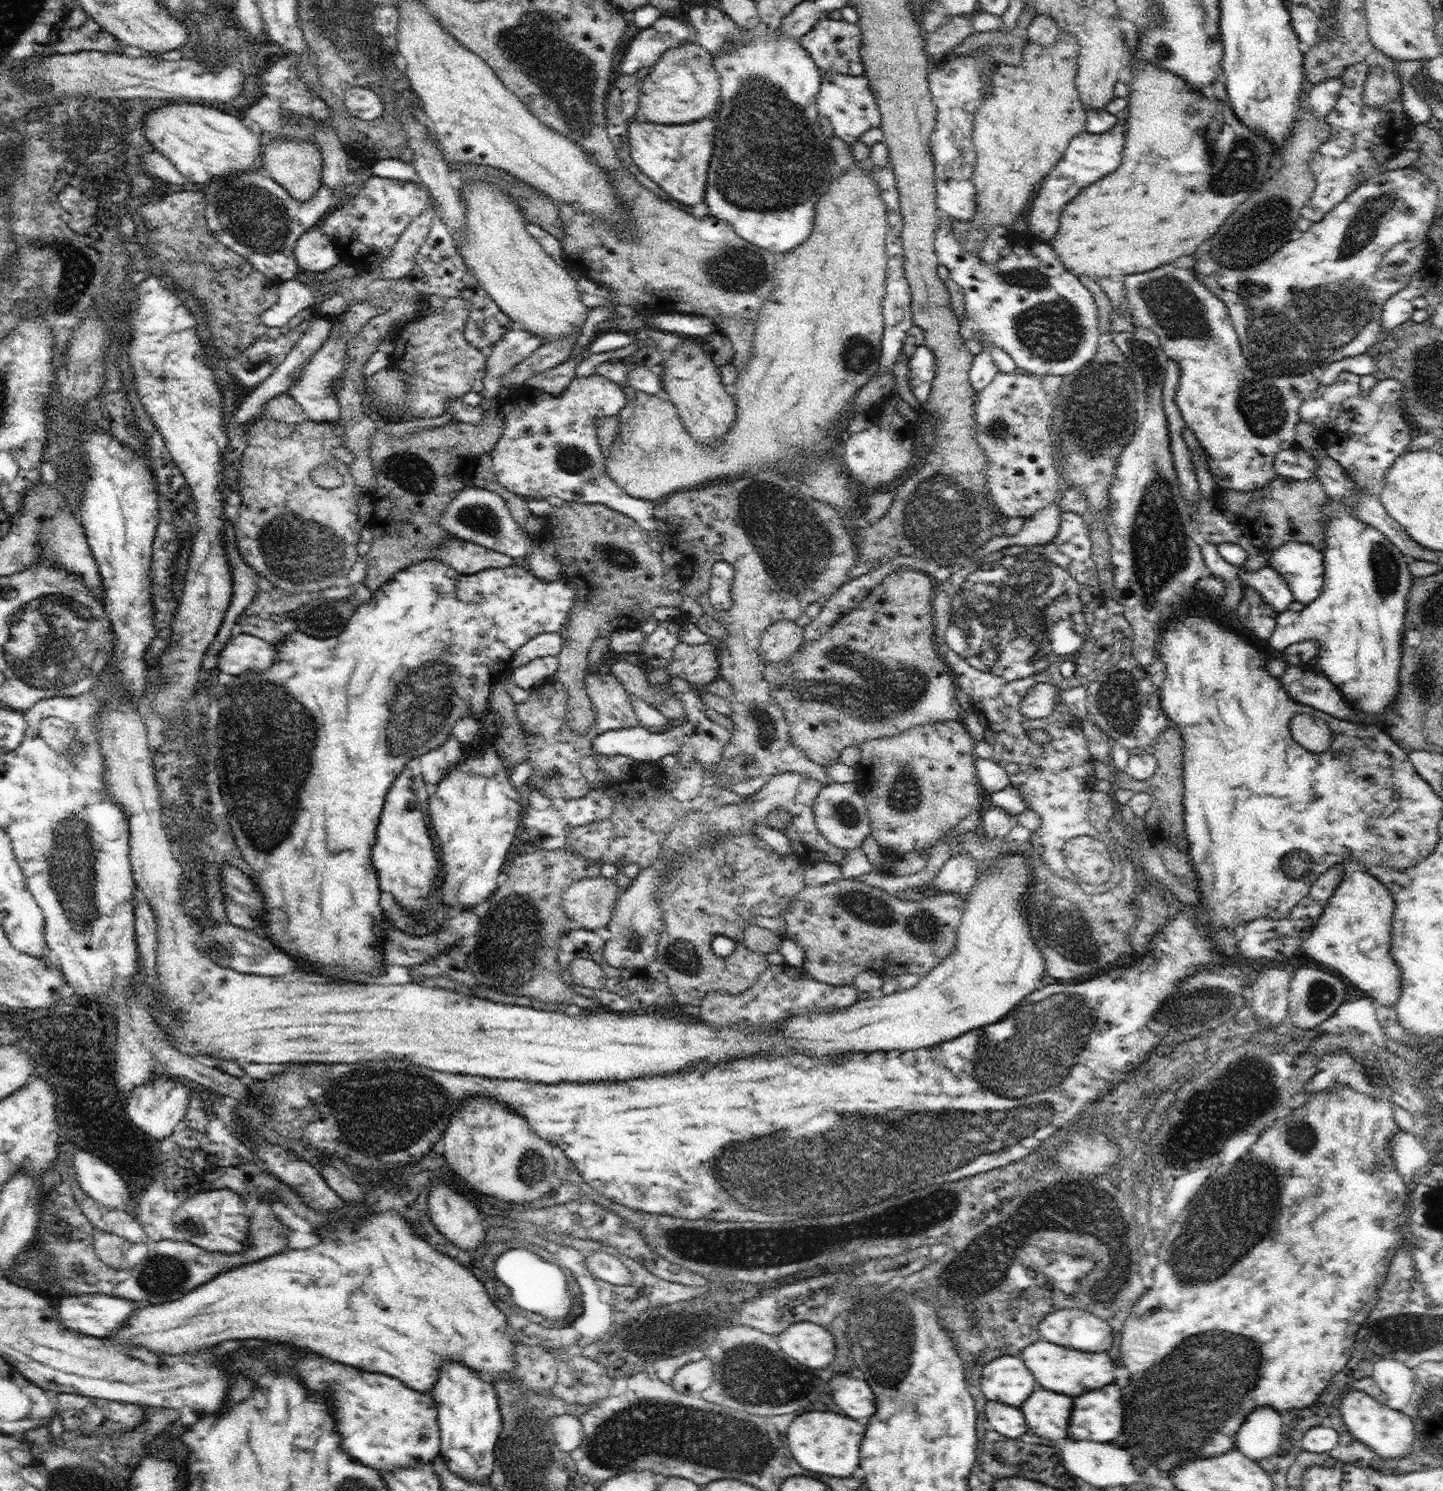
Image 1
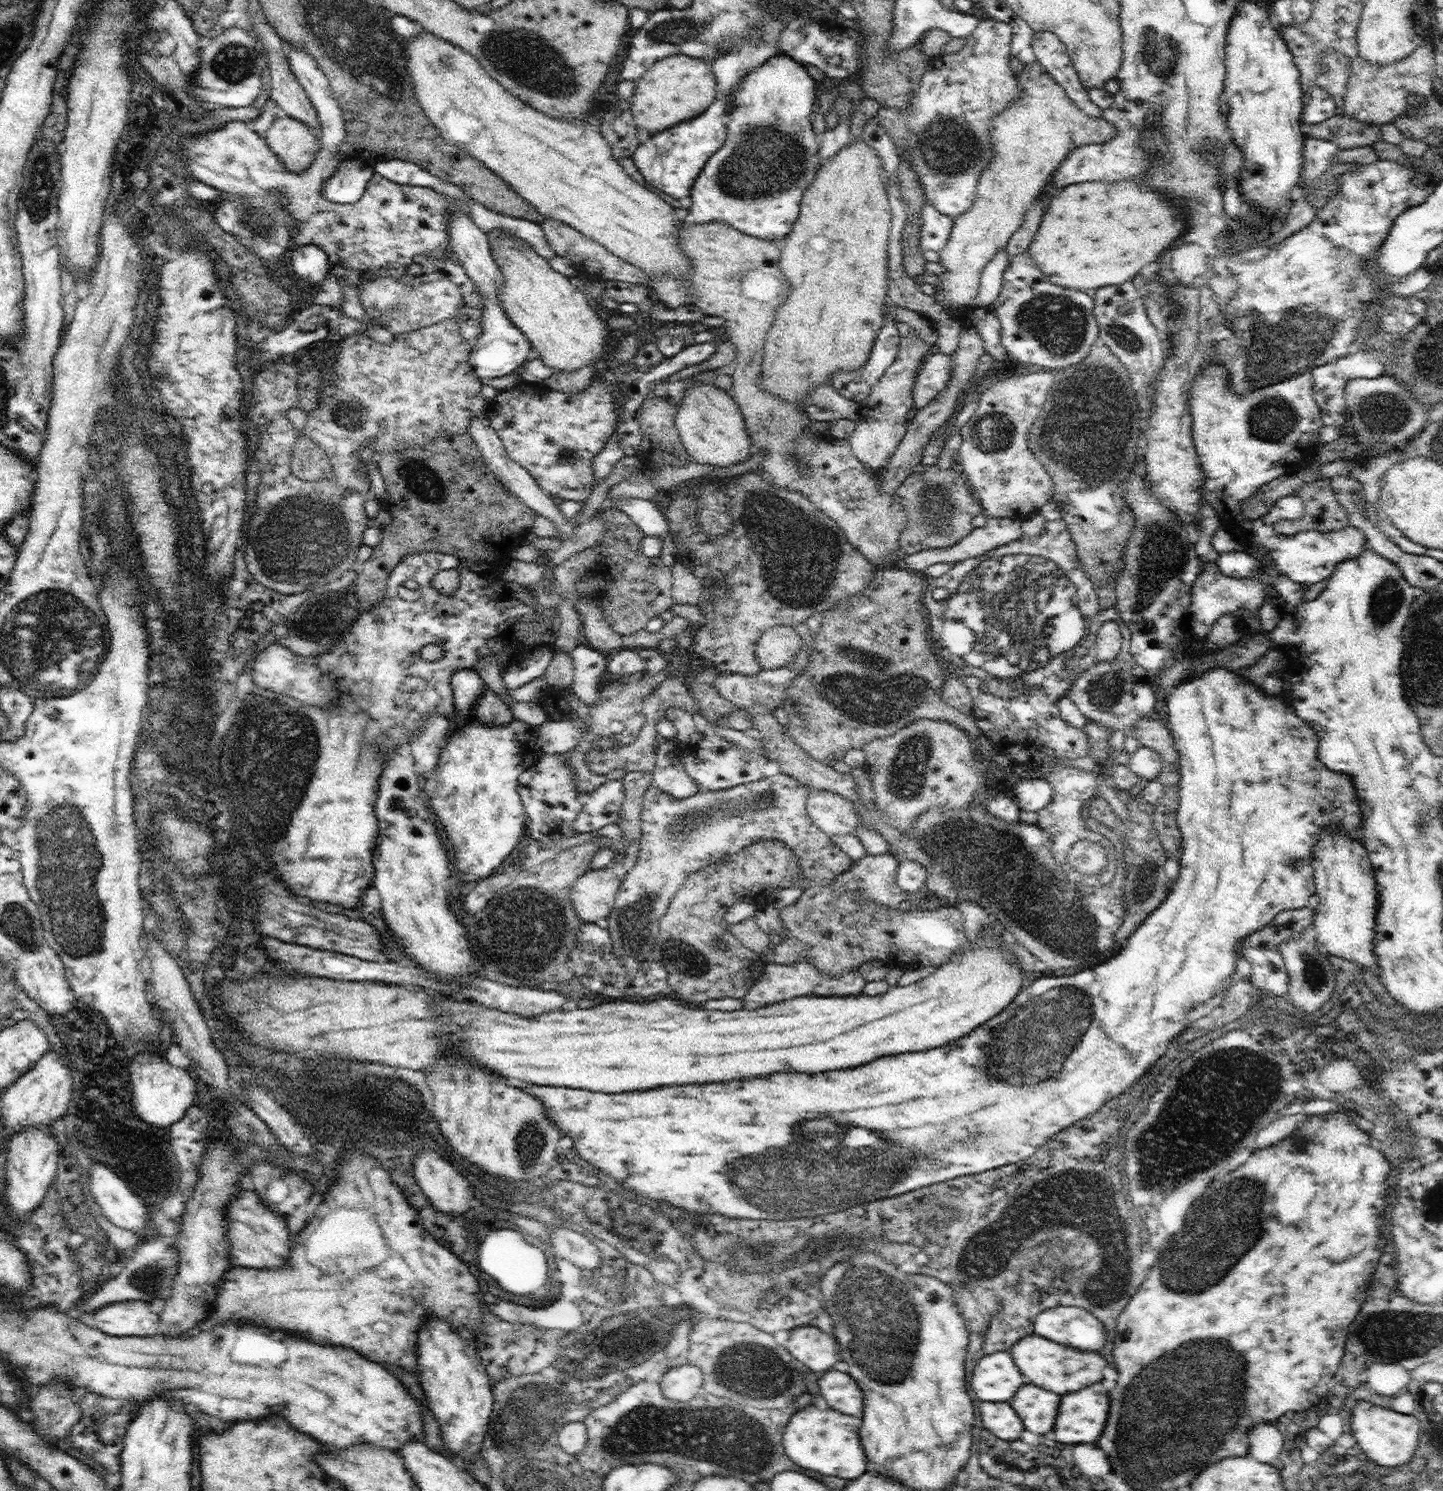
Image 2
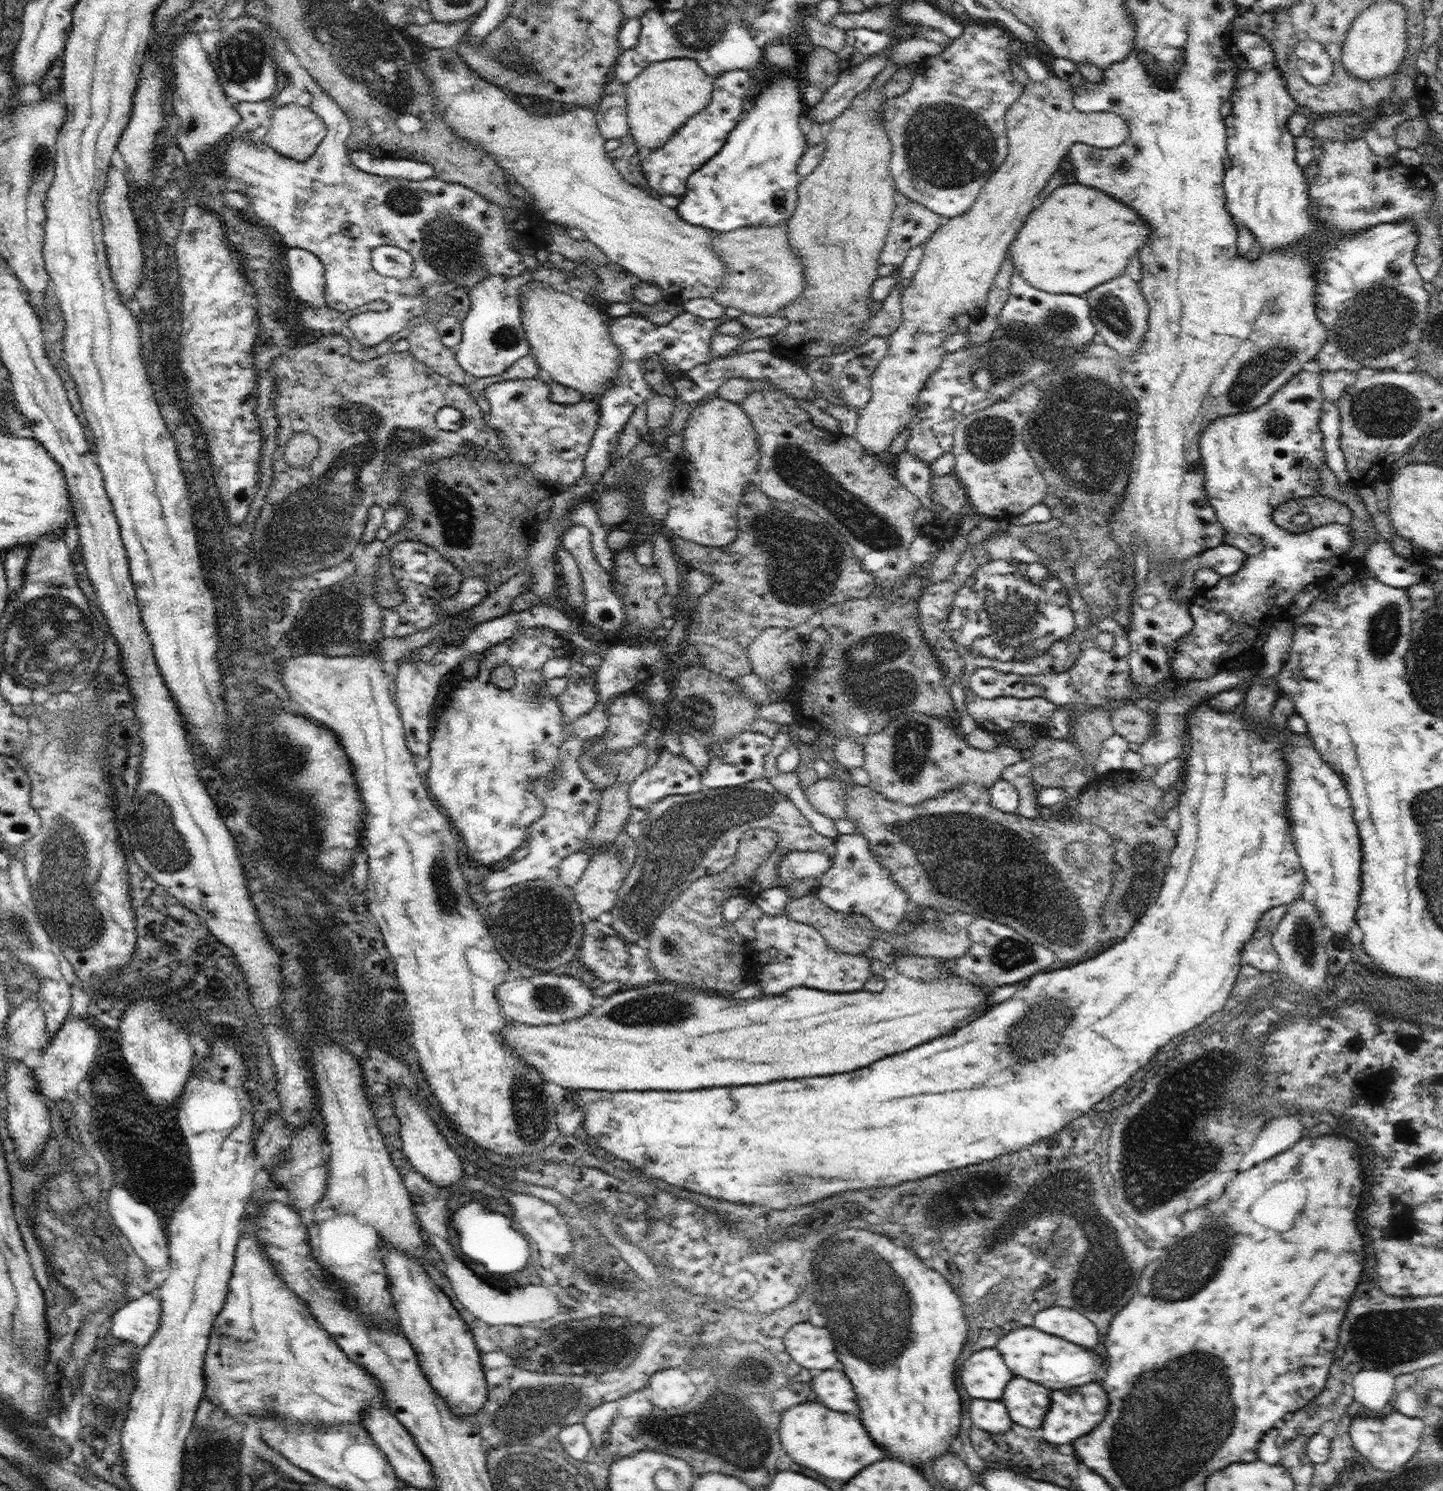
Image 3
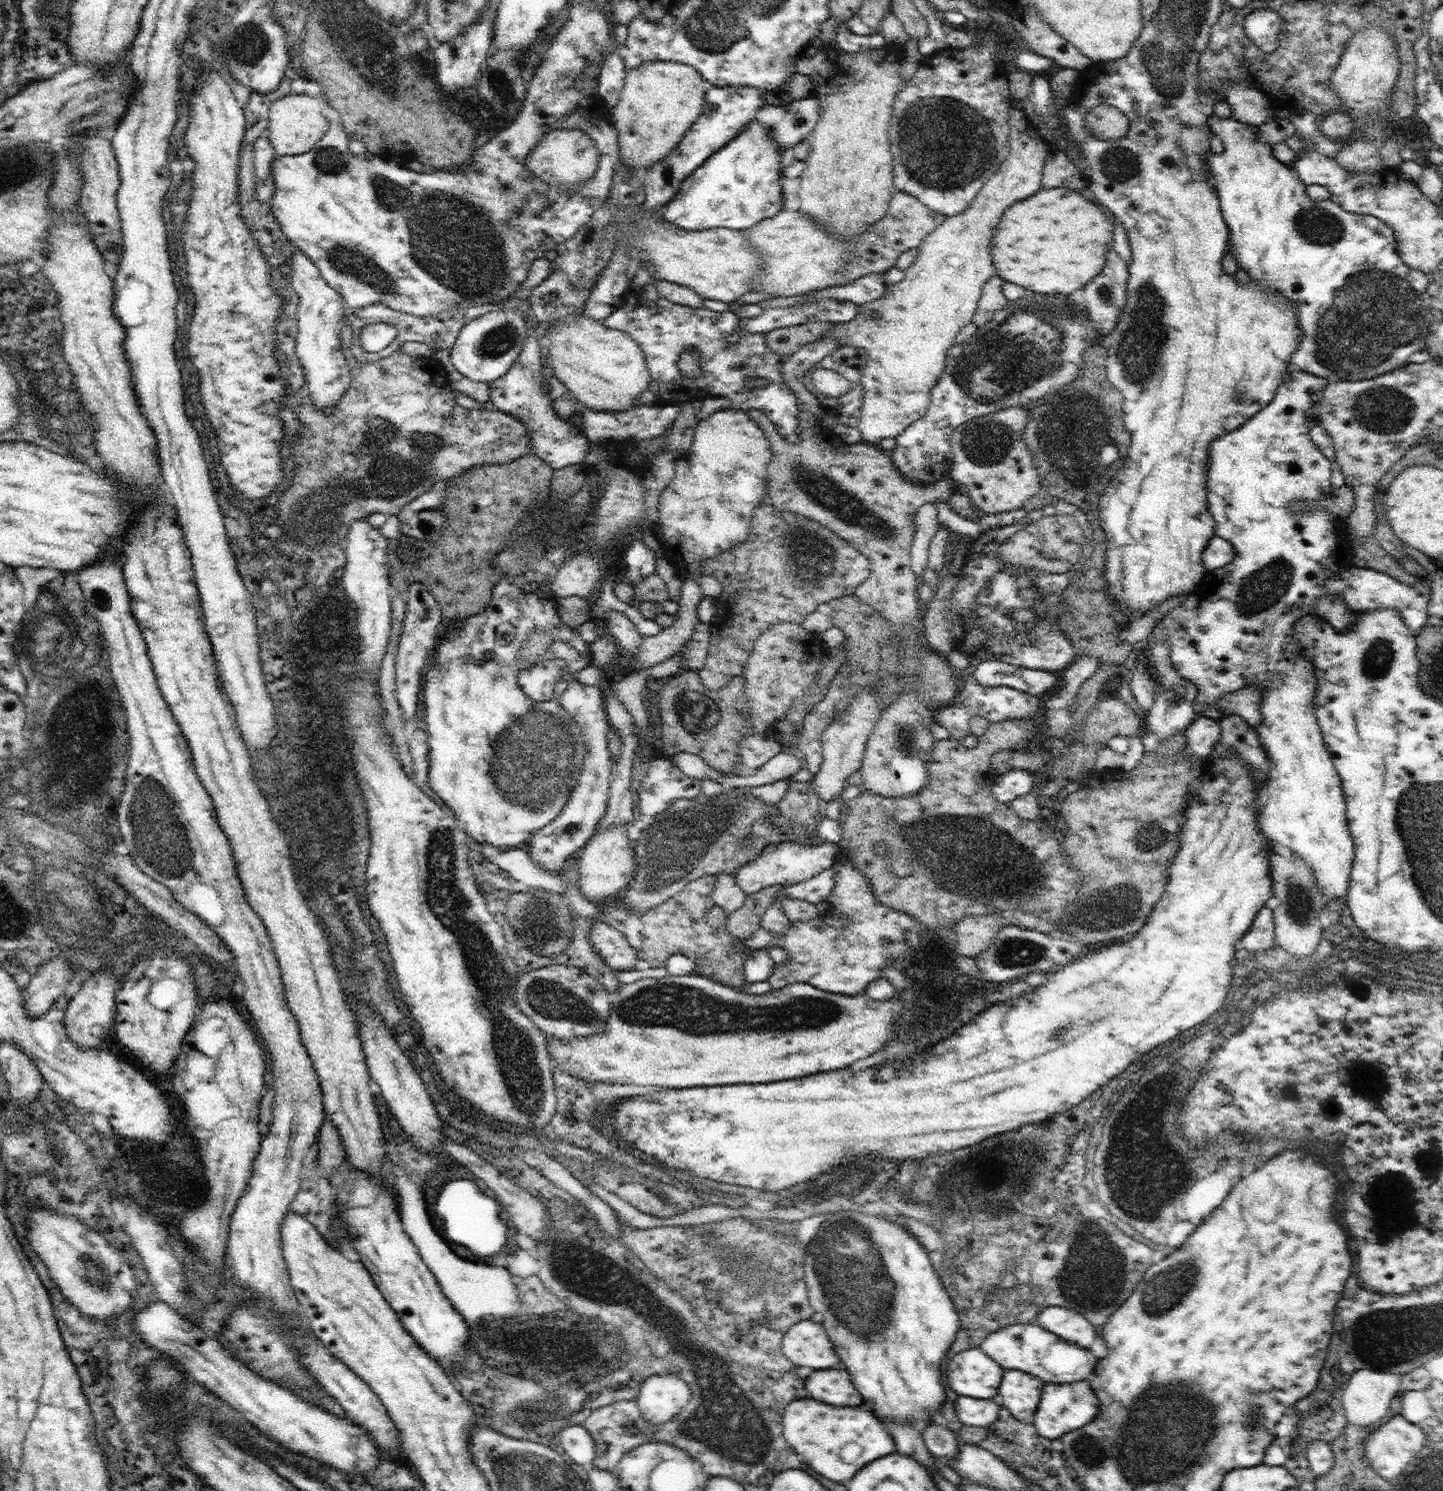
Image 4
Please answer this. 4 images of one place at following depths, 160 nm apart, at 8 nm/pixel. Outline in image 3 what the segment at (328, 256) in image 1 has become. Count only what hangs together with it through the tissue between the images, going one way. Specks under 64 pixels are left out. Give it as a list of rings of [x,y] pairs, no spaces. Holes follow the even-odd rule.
[[[289,248],[289,284],[295,295],[308,307],[326,307],[325,268],[323,262],[309,250]]]

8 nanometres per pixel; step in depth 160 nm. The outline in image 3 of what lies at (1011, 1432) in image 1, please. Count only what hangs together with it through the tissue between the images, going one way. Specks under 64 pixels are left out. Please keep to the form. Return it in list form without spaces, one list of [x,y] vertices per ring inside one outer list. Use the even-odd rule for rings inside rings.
[[[973,1398],[969,1409],[971,1421],[979,1428],[998,1434],[1011,1430],[1013,1422],[1002,1400],[987,1401]]]

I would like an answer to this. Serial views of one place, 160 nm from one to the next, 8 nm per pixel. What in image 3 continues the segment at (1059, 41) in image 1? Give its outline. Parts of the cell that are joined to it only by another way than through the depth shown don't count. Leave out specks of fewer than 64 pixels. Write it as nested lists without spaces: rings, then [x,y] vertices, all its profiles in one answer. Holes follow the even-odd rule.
[[[1051,74],[1044,82],[1036,81],[1024,87],[1018,100],[1015,100],[1005,116],[1008,154],[998,171],[986,181],[974,204],[968,212],[945,219],[923,246],[923,255],[918,270],[911,278],[912,283],[901,295],[903,323],[888,336],[889,347],[884,358],[878,363],[871,381],[871,398],[868,405],[859,411],[855,441],[862,449],[876,456],[888,456],[892,441],[913,421],[919,412],[920,393],[930,375],[934,374],[943,356],[943,342],[950,335],[961,332],[979,319],[986,306],[987,294],[1002,263],[1009,256],[1010,242],[1014,242],[1022,222],[1032,212],[1032,198],[1048,184],[1058,168],[1066,160],[1069,148],[1075,142],[1083,142],[1098,148],[1114,150],[1129,137],[1126,120],[1113,112],[1080,112],[1073,105],[1073,86],[1068,81]]]

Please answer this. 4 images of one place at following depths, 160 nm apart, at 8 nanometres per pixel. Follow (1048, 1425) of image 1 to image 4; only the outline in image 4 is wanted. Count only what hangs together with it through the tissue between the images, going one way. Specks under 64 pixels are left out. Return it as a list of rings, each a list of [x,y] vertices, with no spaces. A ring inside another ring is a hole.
[[[1006,1369],[999,1386],[1001,1404],[1020,1422],[1033,1424],[1045,1382],[1021,1370]]]

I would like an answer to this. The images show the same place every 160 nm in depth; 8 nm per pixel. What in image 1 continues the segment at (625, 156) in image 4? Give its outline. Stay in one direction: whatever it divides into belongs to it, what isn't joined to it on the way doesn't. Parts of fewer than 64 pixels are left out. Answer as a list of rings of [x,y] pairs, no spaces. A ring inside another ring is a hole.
[[[691,40],[678,48],[665,50],[640,85],[639,110],[648,122],[678,125],[706,118],[720,102],[721,82],[712,54]]]

